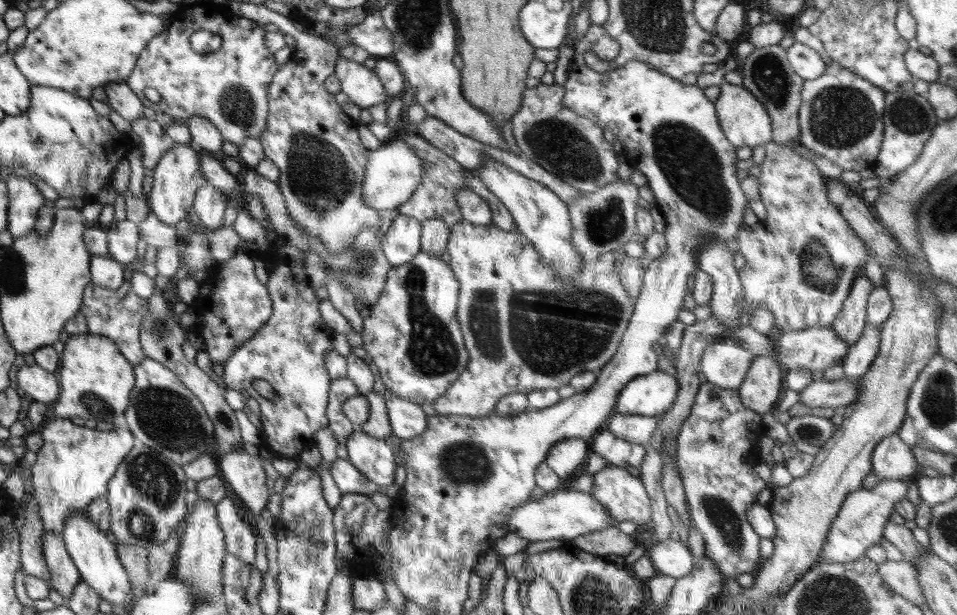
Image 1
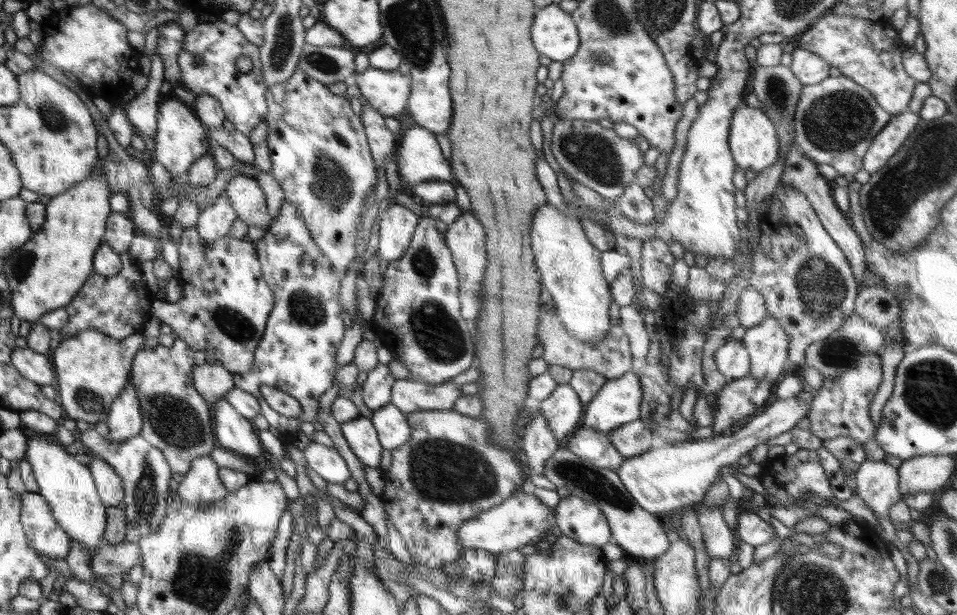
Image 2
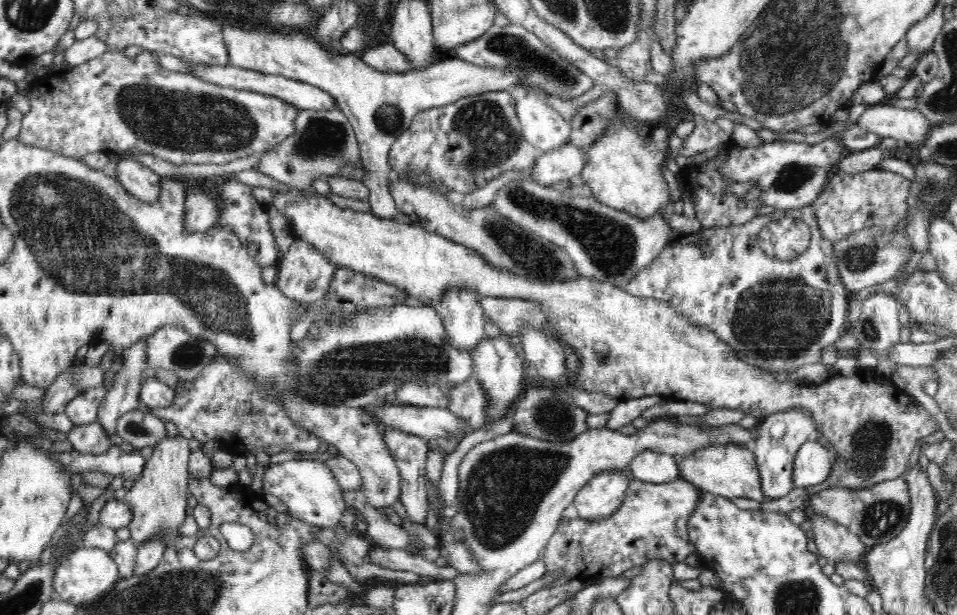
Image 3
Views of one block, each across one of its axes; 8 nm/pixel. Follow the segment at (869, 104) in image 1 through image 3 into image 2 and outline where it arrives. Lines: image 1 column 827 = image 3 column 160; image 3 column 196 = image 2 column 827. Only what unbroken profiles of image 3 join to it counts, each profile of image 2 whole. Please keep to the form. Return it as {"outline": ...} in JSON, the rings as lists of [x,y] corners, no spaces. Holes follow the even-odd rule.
{"outline":[[[843,75],[828,76],[826,81],[816,85],[804,85],[804,88],[802,88],[802,96],[800,96],[800,102],[796,106],[796,114],[794,116],[795,144],[815,164],[830,164],[842,176],[854,175],[862,169],[863,159],[870,142],[888,124],[890,118],[891,115],[878,105],[874,96],[868,90],[859,86],[854,80]]]}

